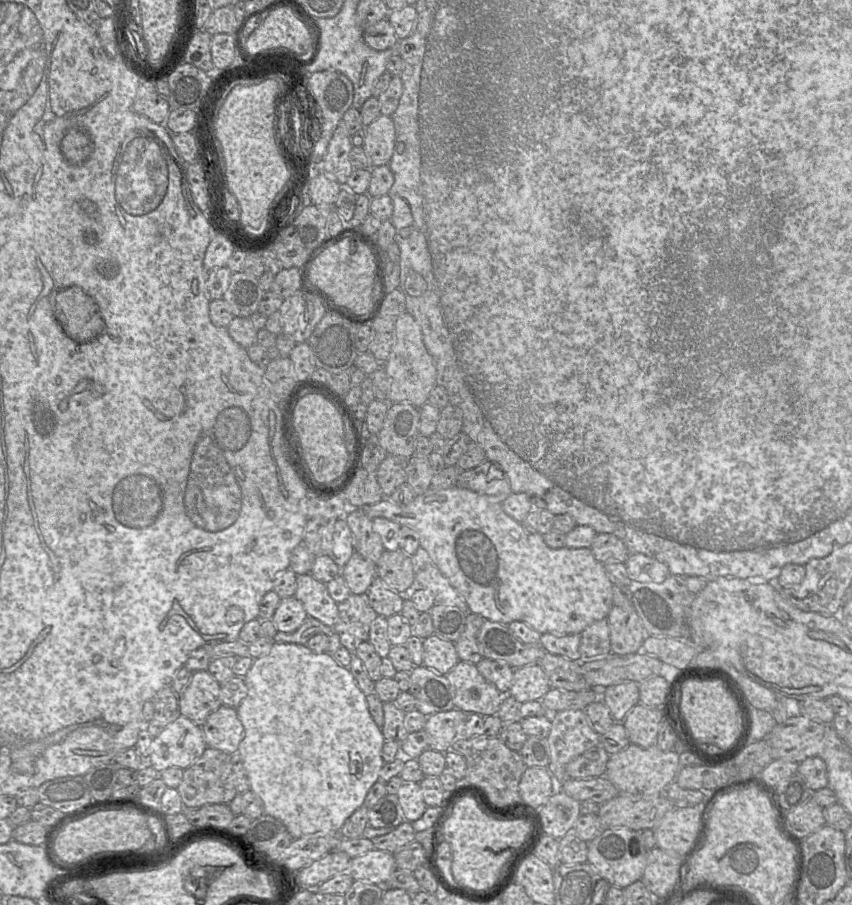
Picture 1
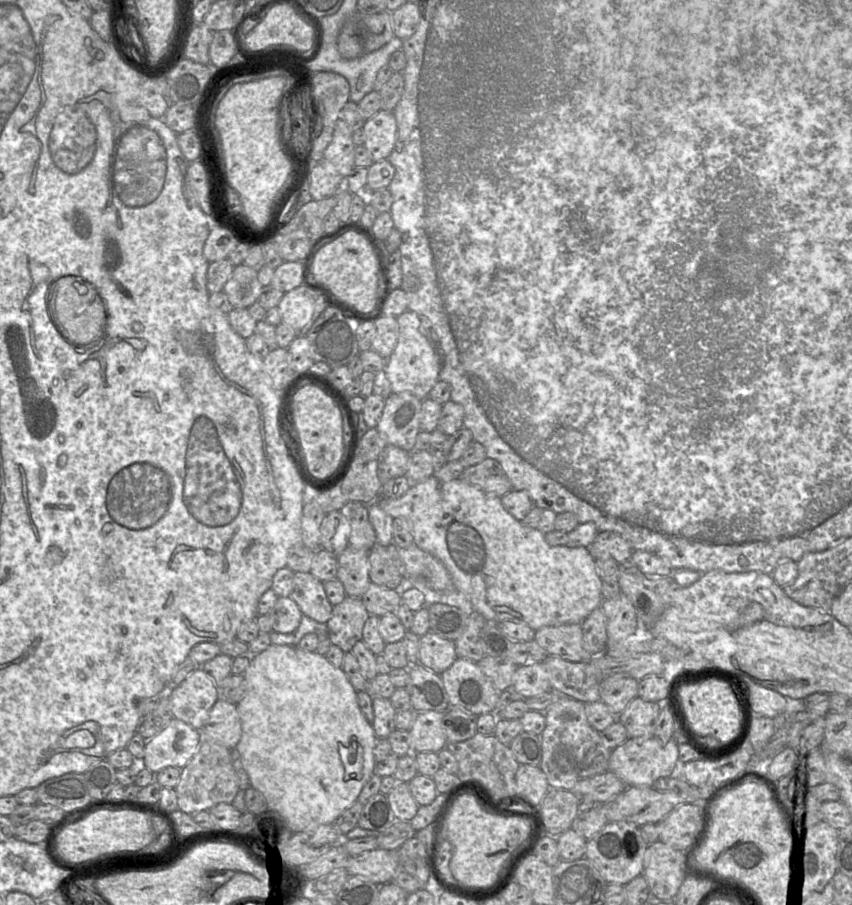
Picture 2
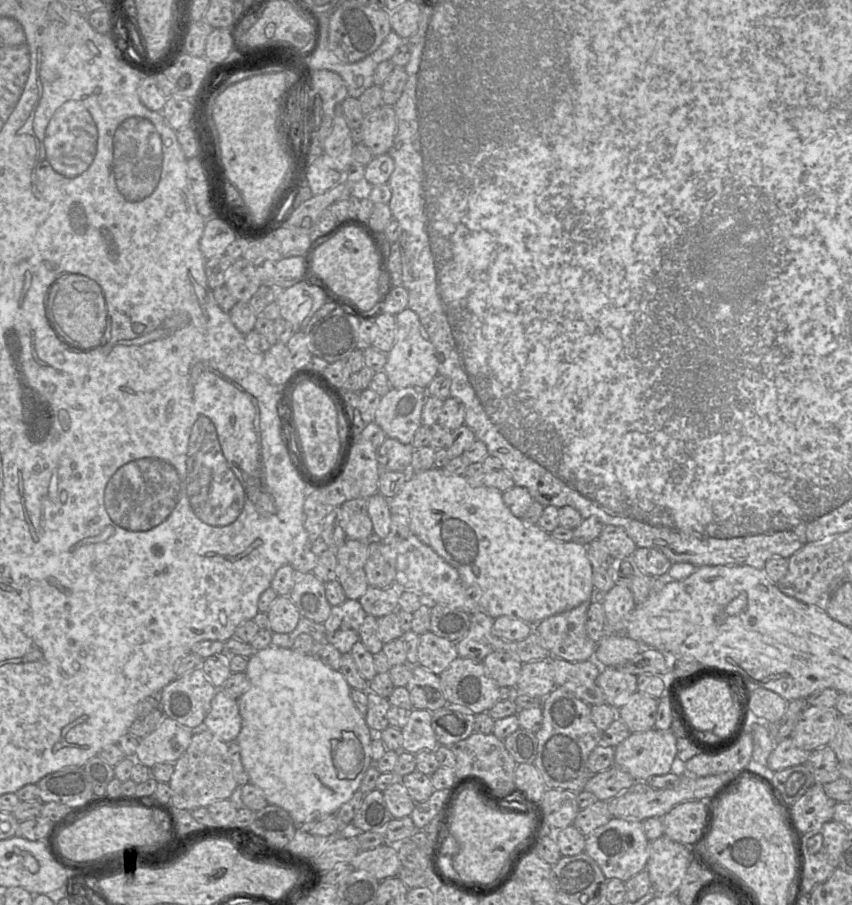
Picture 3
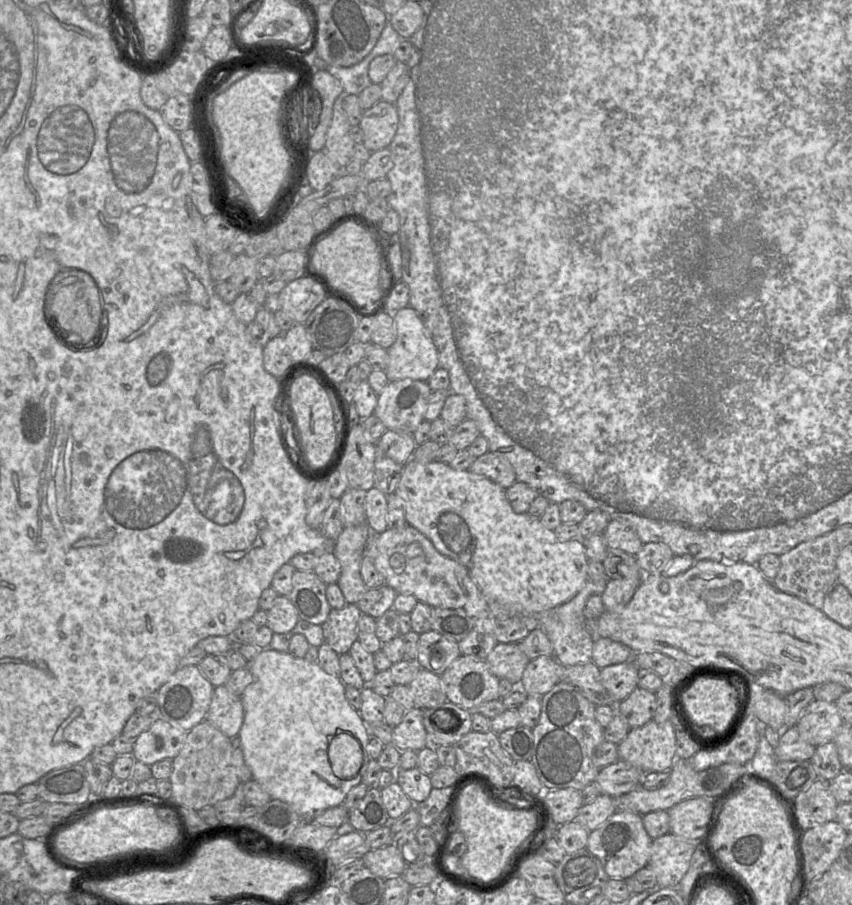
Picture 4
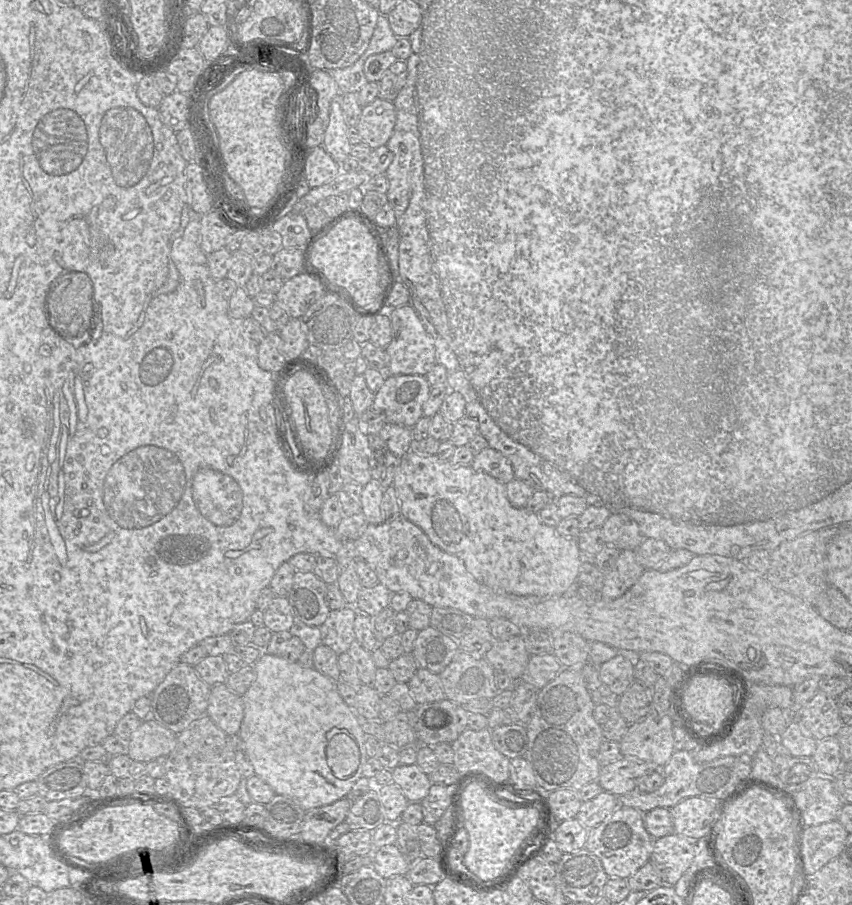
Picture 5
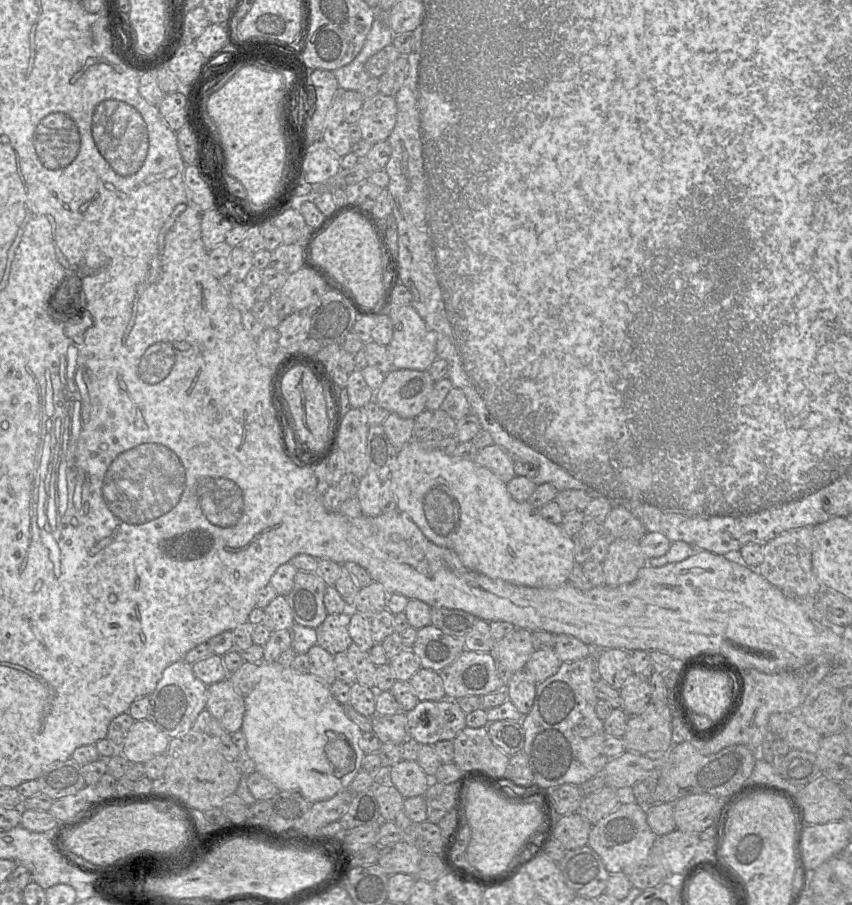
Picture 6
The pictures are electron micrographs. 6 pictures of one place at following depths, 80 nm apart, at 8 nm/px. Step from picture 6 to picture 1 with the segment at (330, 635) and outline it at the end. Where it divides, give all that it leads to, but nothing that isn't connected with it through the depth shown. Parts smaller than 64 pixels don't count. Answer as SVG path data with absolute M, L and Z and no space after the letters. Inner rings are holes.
M366 593L350 594L346 600L338 603L338 617L332 629L339 635L341 645L350 653L355 654L357 647L369 640L370 625L377 616Z

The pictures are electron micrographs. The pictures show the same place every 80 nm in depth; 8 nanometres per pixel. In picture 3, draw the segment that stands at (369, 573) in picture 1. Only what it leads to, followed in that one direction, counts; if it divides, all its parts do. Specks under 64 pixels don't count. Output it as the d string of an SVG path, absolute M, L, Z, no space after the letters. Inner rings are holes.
M347 539L335 552L337 580L347 599L359 600L369 587L365 573L369 541Z

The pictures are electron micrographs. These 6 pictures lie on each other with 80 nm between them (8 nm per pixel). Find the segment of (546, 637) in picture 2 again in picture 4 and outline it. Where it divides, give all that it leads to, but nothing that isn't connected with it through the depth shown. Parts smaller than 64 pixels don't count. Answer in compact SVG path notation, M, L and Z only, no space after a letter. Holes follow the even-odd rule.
M587 580L582 590L570 601L545 612L542 612L538 615L529 615L529 616L538 616L538 626L546 633L549 640L552 643L554 657L555 659L564 667L573 666L581 663L586 663L591 661L593 645L594 645L594 637L589 630L589 621L586 619L584 615L584 610L586 607L587 600L593 594L599 594L602 596L608 580L599 580L599 581L591 581Z

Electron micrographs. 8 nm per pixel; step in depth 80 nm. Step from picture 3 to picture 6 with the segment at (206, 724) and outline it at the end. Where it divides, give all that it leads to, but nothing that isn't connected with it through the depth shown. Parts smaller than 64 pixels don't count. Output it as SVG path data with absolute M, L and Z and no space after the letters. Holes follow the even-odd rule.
M224 679L208 685L206 709L231 734L242 728L245 696L236 690L229 679Z

